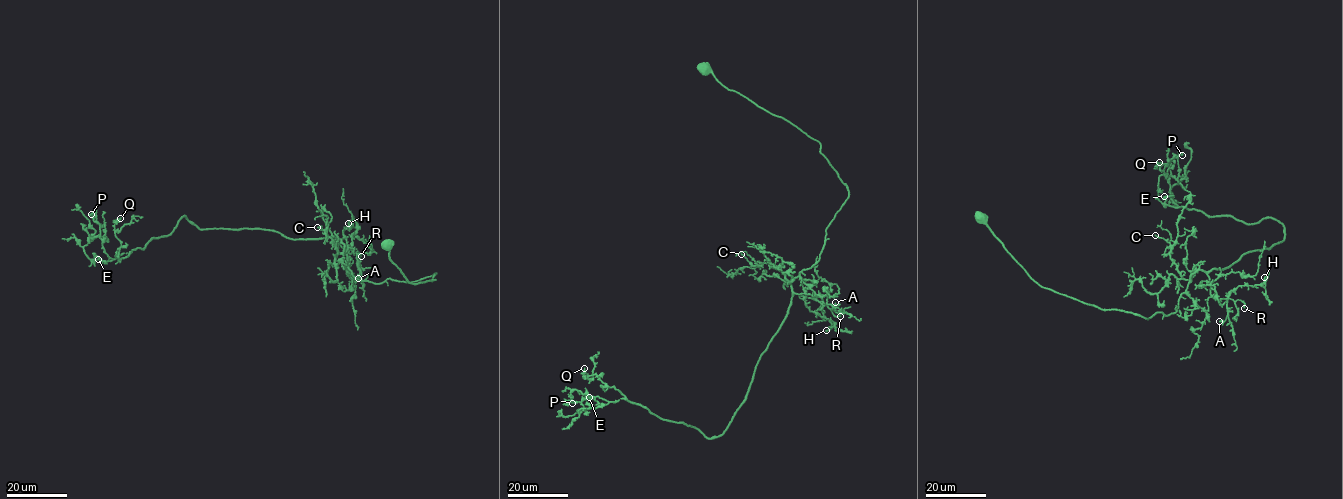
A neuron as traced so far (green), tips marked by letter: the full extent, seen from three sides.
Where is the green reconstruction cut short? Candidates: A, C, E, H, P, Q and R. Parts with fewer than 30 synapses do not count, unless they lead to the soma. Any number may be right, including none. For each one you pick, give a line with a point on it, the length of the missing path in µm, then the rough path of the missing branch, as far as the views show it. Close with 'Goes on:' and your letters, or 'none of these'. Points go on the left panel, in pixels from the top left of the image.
Goes on: none of these

